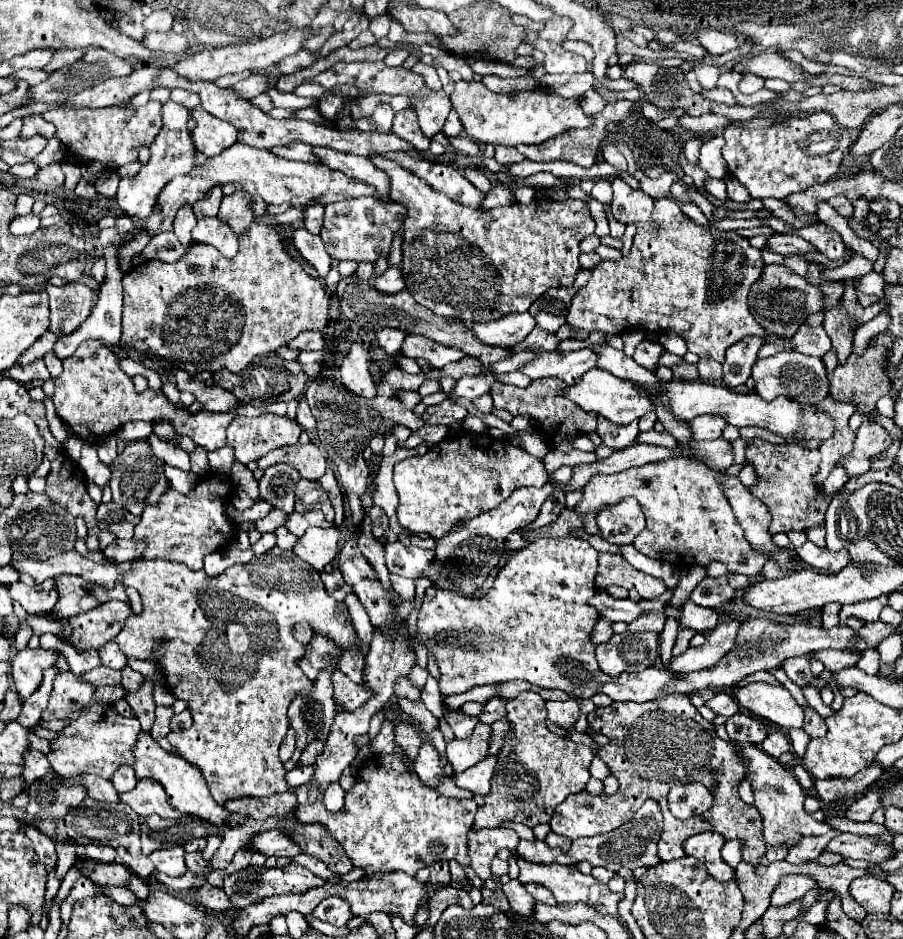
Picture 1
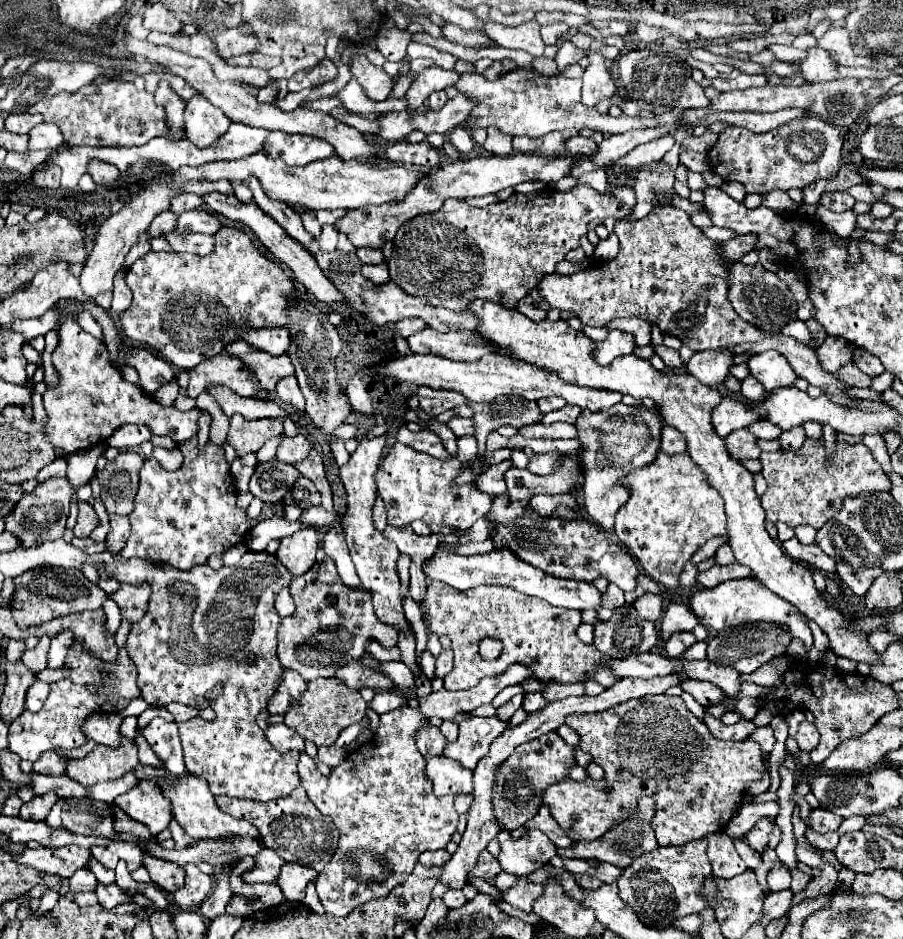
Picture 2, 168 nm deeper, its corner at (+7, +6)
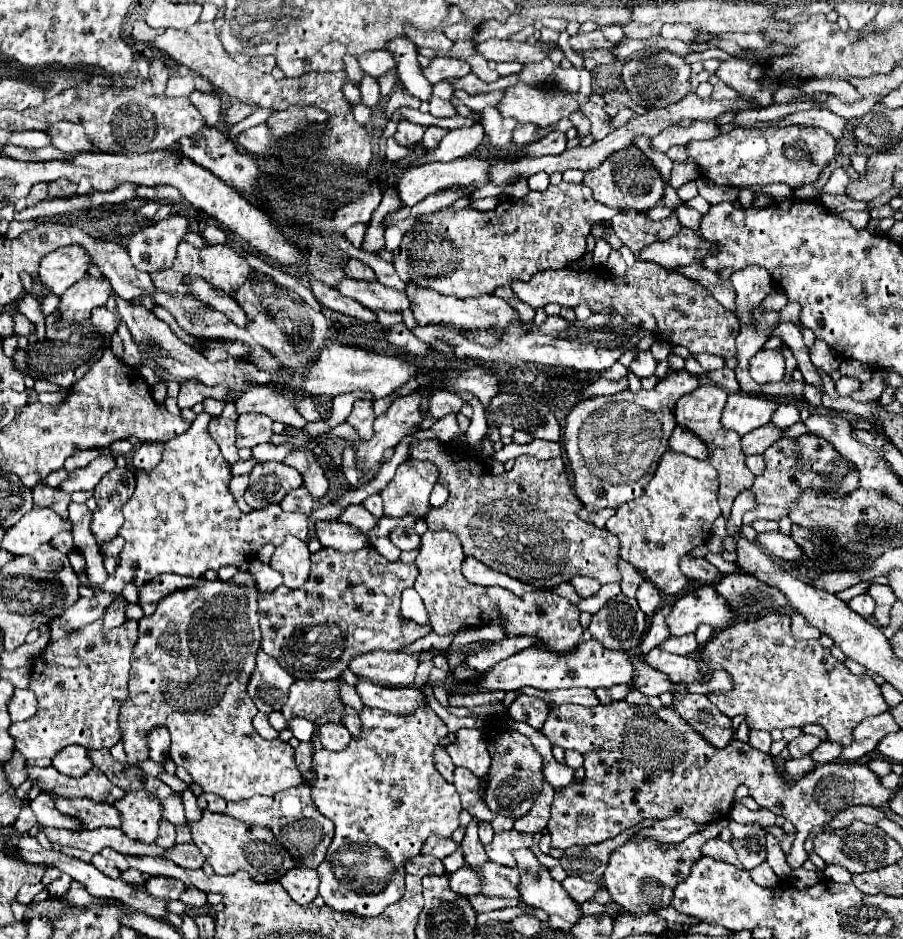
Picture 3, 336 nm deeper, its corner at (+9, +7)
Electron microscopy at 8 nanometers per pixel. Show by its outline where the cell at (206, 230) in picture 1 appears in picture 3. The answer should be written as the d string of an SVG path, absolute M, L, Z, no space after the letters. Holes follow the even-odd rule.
M168 216L154 226L136 232L126 246L132 264L144 272L156 272L170 268L176 256L176 246L188 230L186 216Z

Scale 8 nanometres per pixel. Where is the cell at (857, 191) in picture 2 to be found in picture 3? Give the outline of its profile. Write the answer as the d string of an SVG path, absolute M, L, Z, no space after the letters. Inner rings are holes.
M836 168L836 170L830 174L828 182L822 186L820 196L822 196L822 194L832 194L832 192L844 194L844 192L846 192L846 186L844 186L844 184L848 184L848 180L850 180L848 174L846 174L842 168Z

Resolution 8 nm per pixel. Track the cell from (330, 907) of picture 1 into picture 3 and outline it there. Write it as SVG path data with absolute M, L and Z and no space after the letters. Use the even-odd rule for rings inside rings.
M362 708L360 720L362 732L358 738L350 740L348 748L340 752L330 752L326 748L314 752L312 764L316 768L316 782L310 784L312 800L318 810L336 824L334 840L316 872L320 876L320 896L330 908L358 916L376 916L386 906L402 898L402 868L406 860L420 854L428 836L452 836L452 832L460 826L458 814L462 806L456 788L434 768L434 748L438 740L448 734L448 728L432 708L418 708L418 712L406 716L382 712L378 708Z

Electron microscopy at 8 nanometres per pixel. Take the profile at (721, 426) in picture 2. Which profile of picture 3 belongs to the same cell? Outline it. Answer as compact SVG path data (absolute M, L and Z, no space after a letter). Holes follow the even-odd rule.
M730 394L722 412L722 426L736 430L740 436L746 436L748 432L768 424L776 408L778 404L772 400L746 394Z

